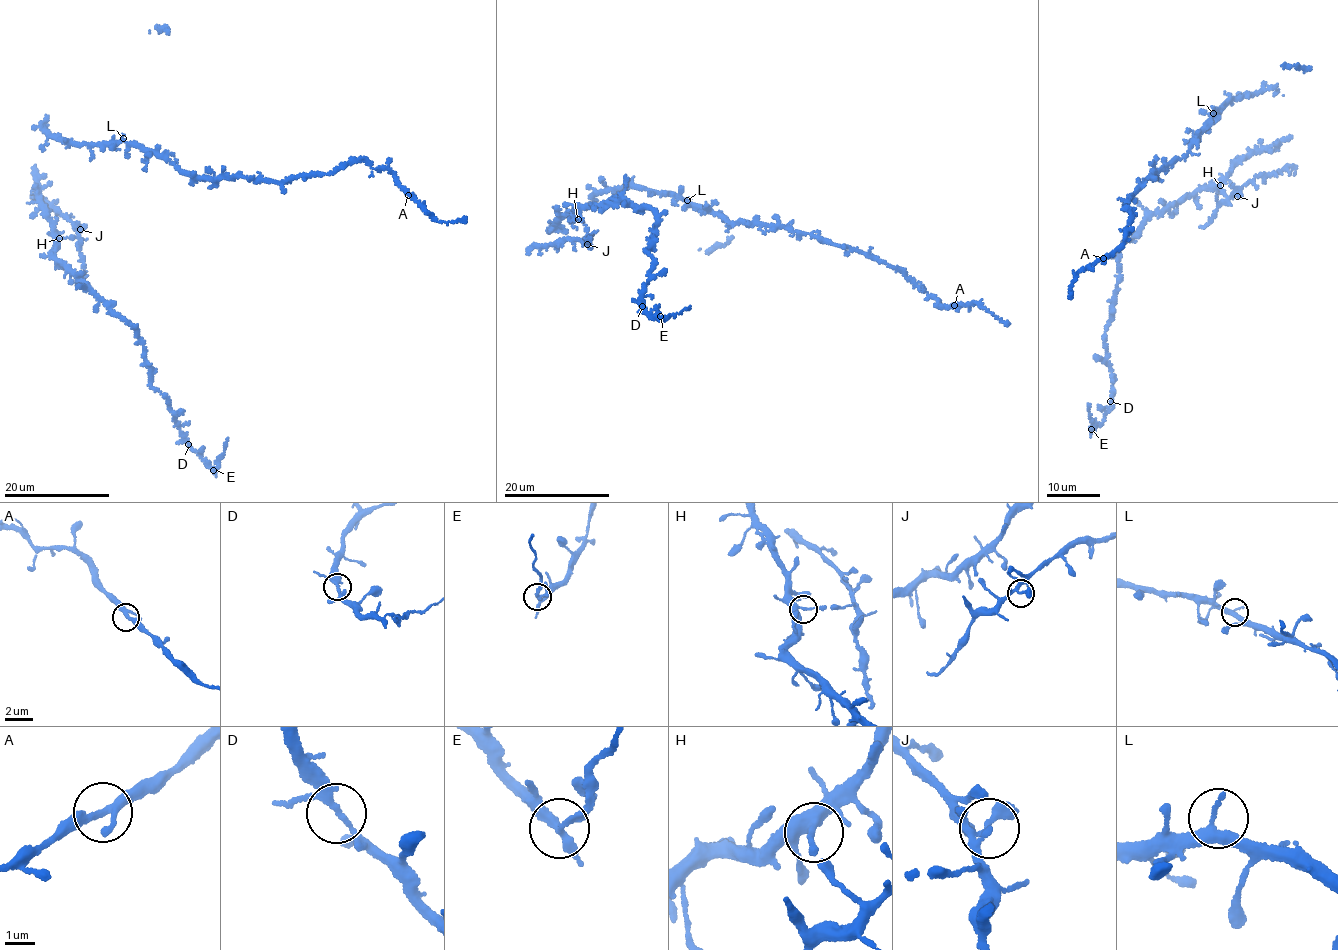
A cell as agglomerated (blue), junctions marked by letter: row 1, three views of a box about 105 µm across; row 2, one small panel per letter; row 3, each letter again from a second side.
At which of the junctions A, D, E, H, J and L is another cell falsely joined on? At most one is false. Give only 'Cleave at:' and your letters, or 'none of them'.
Cleave at: E

